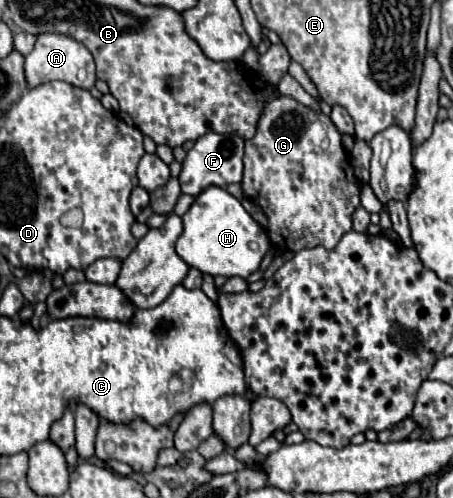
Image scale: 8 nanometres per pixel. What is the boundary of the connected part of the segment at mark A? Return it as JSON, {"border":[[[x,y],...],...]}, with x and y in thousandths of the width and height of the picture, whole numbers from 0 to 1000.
{"border":[[[95,66],[82,74],[73,102],[55,114],[55,155],[60,155],[64,175],[82,175],[91,167],[135,159],[179,179],[201,179],[214,159],[210,127],[205,127],[196,98],[183,86],[166,82],[161,74],[148,74],[135,66]]]}

